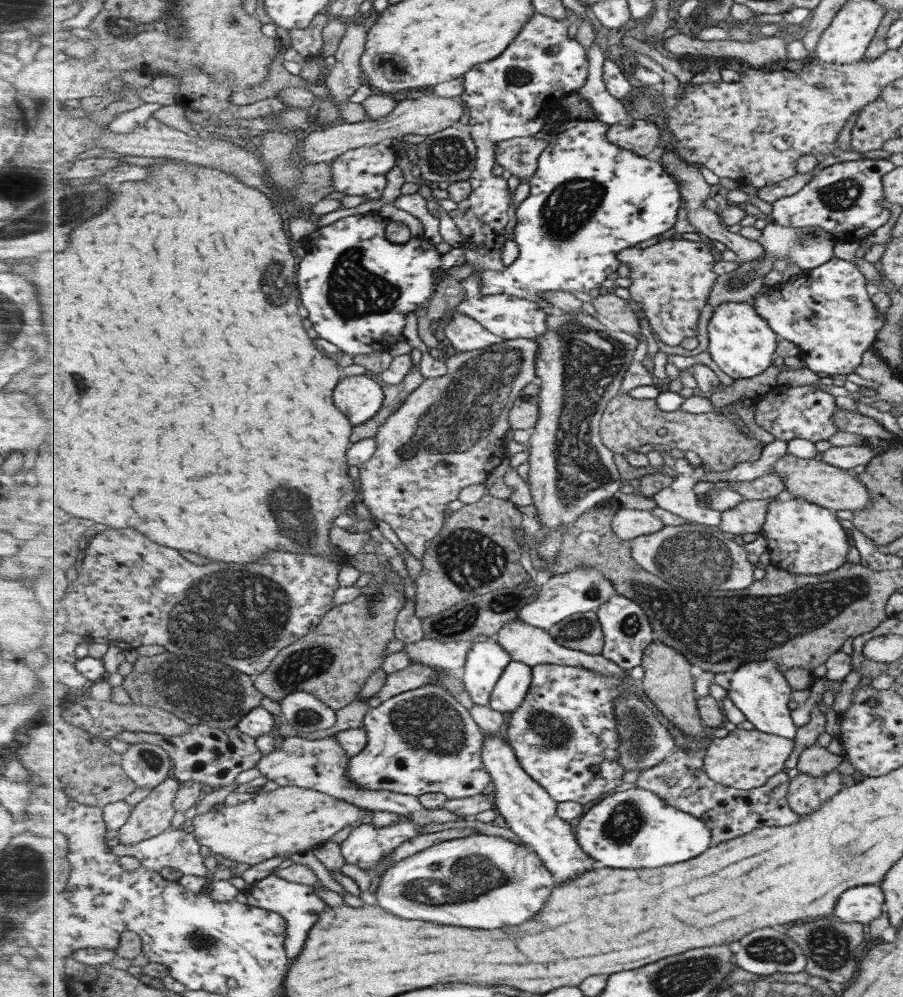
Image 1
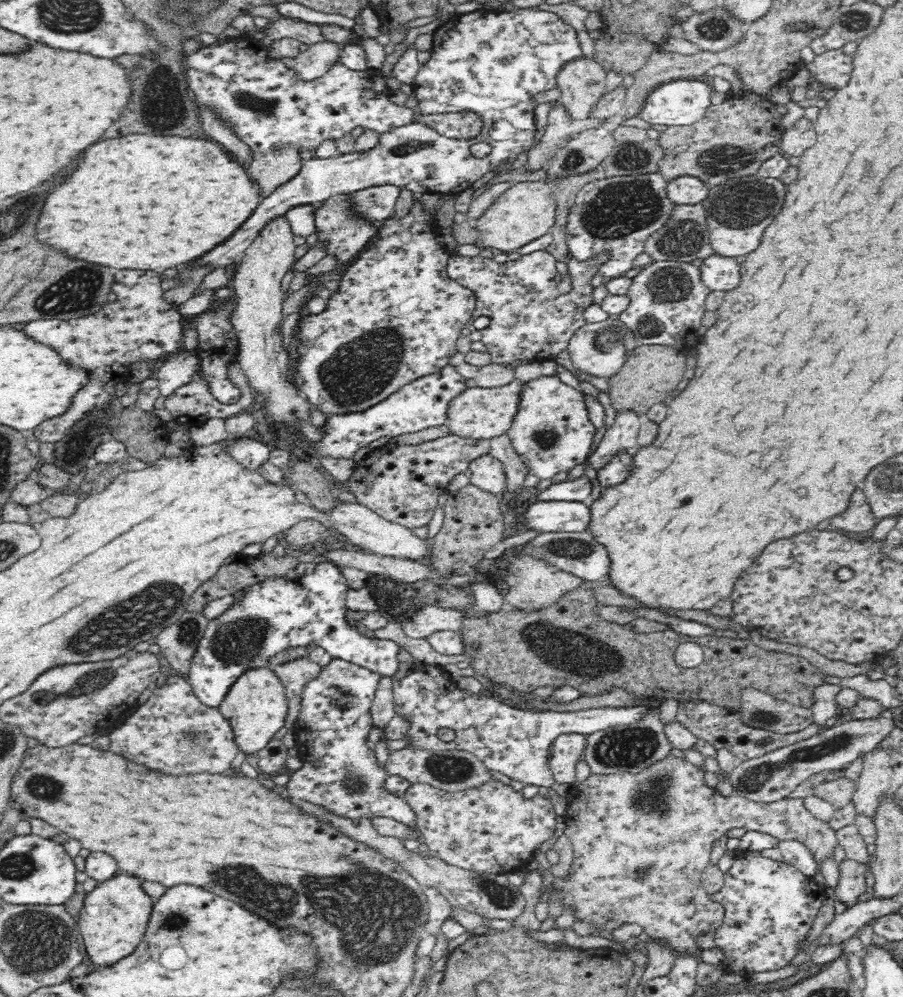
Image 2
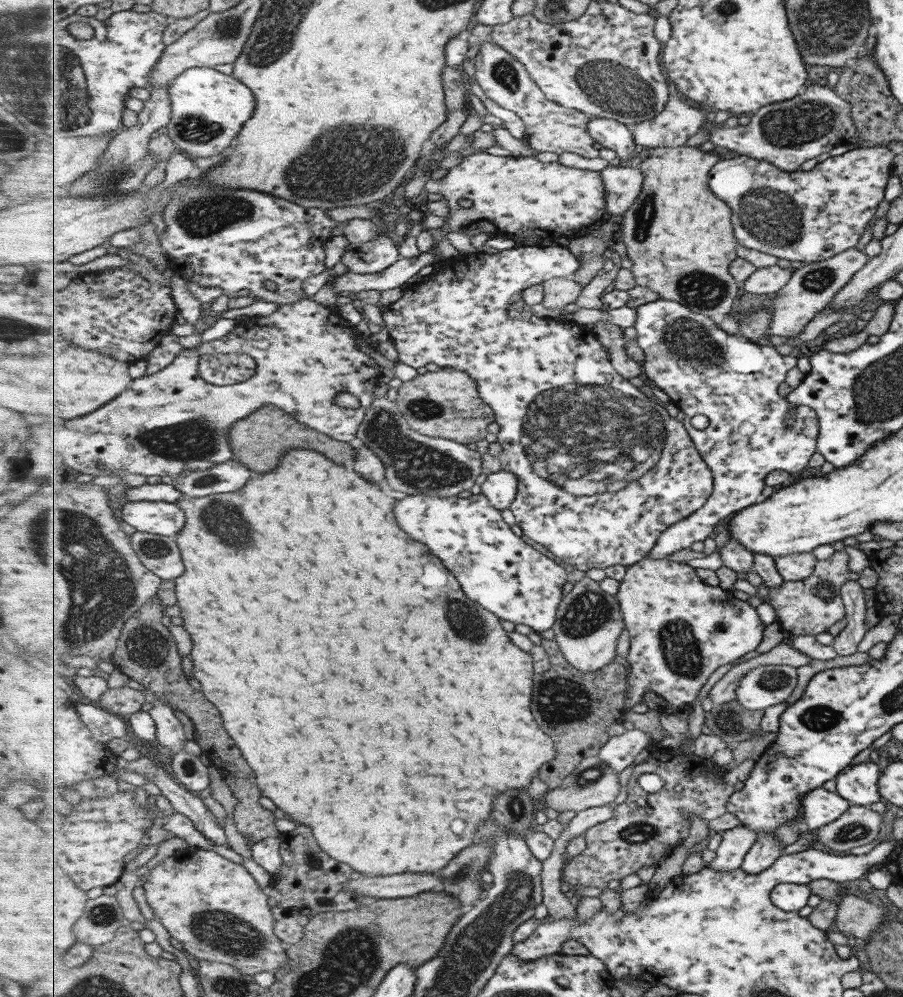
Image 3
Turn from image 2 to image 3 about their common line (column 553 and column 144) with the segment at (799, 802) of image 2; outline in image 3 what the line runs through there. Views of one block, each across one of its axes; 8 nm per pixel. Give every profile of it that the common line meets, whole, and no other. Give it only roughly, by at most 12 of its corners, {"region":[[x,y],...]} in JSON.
{"region":[[188,848],[143,879],[197,960],[241,974],[290,962],[247,868]]}

